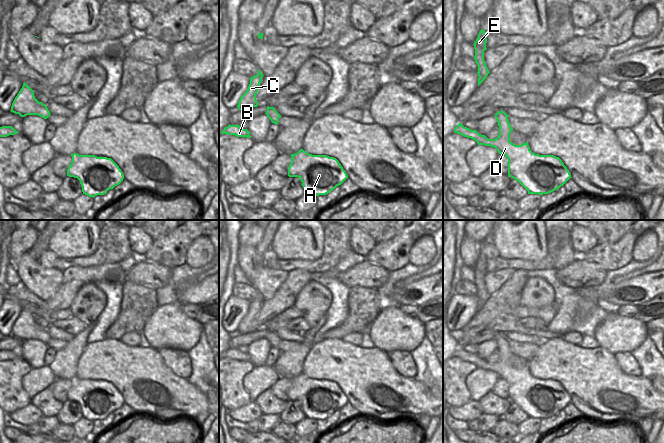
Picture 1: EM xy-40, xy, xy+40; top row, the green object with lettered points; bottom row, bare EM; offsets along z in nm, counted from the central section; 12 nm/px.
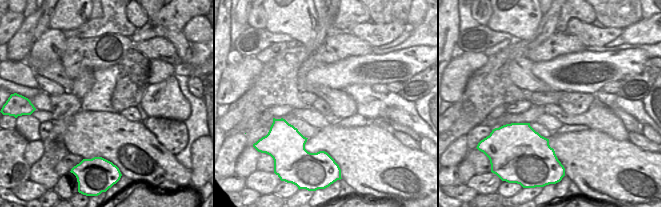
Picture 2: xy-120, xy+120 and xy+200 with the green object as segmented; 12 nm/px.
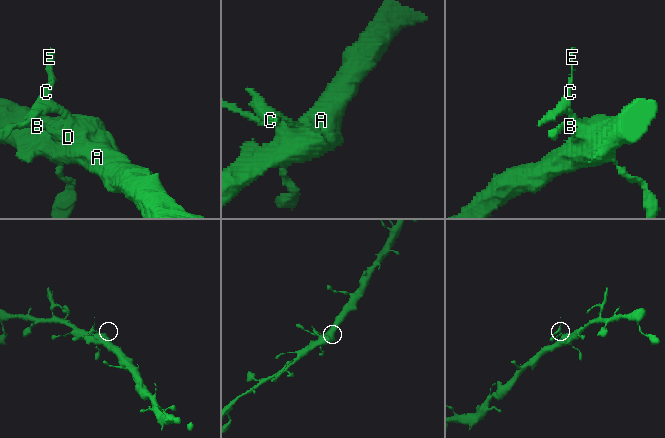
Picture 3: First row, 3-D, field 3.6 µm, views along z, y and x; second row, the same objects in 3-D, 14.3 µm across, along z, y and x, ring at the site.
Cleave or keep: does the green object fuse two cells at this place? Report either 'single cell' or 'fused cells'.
single cell

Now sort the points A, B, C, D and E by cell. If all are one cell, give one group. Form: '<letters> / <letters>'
A B C D E

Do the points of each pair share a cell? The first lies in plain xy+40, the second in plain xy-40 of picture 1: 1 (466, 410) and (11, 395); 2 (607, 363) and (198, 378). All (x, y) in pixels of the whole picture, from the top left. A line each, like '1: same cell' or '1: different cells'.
1: different cells
2: different cells

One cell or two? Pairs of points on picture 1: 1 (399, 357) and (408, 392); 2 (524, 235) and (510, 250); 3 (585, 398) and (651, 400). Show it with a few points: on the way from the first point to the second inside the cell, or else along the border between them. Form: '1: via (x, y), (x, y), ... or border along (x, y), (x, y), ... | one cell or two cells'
1: border along (389, 358), (393, 367), (400, 374), (414, 378) | two cells
2: via (520, 239), (513, 246) | one cell
3: via (601, 389), (614, 388), (635, 396) | one cell

